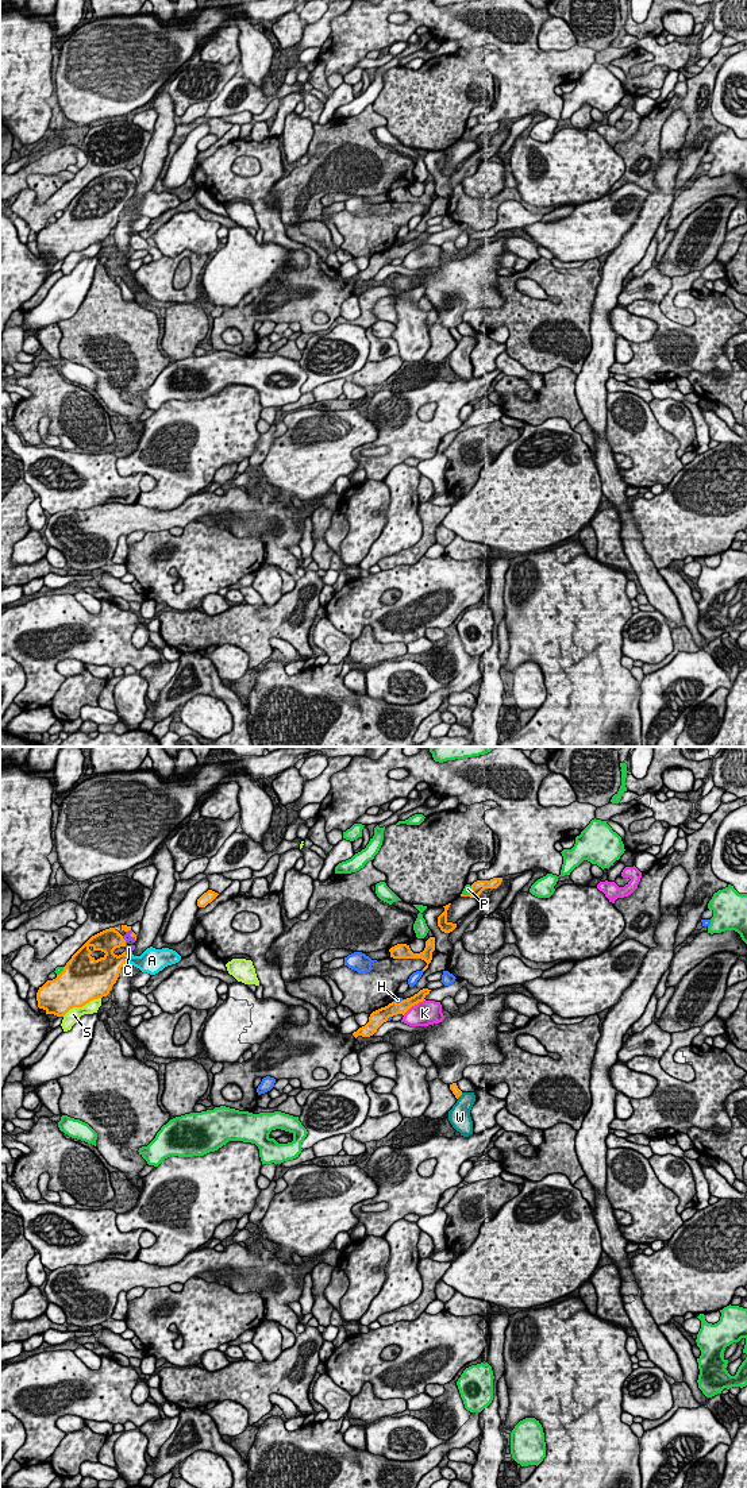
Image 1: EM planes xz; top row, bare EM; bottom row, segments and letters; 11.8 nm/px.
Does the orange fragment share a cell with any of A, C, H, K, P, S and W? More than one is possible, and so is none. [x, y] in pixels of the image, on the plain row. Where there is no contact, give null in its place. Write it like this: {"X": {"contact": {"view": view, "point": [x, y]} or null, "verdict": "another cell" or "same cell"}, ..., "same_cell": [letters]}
{"A": {"contact": {"view": "xz", "point": [127, 203]}, "verdict": "another cell"}, "C": {"contact": {"view": "xz", "point": [124, 185]}, "verdict": "same cell"}, "H": {"contact": {"view": "xz", "point": [400, 246]}, "verdict": "another cell"}, "K": {"contact": {"view": "xz", "point": [414, 249]}, "verdict": "another cell"}, "P": {"contact": {"view": "xz", "point": [470, 137]}, "verdict": "another cell"}, "S": {"contact": {"view": "xz", "point": [81, 250]}, "verdict": "another cell"}, "W": {"contact": {"view": "xz", "point": [459, 339]}, "verdict": "another cell"}, "same_cell": ["C"]}

